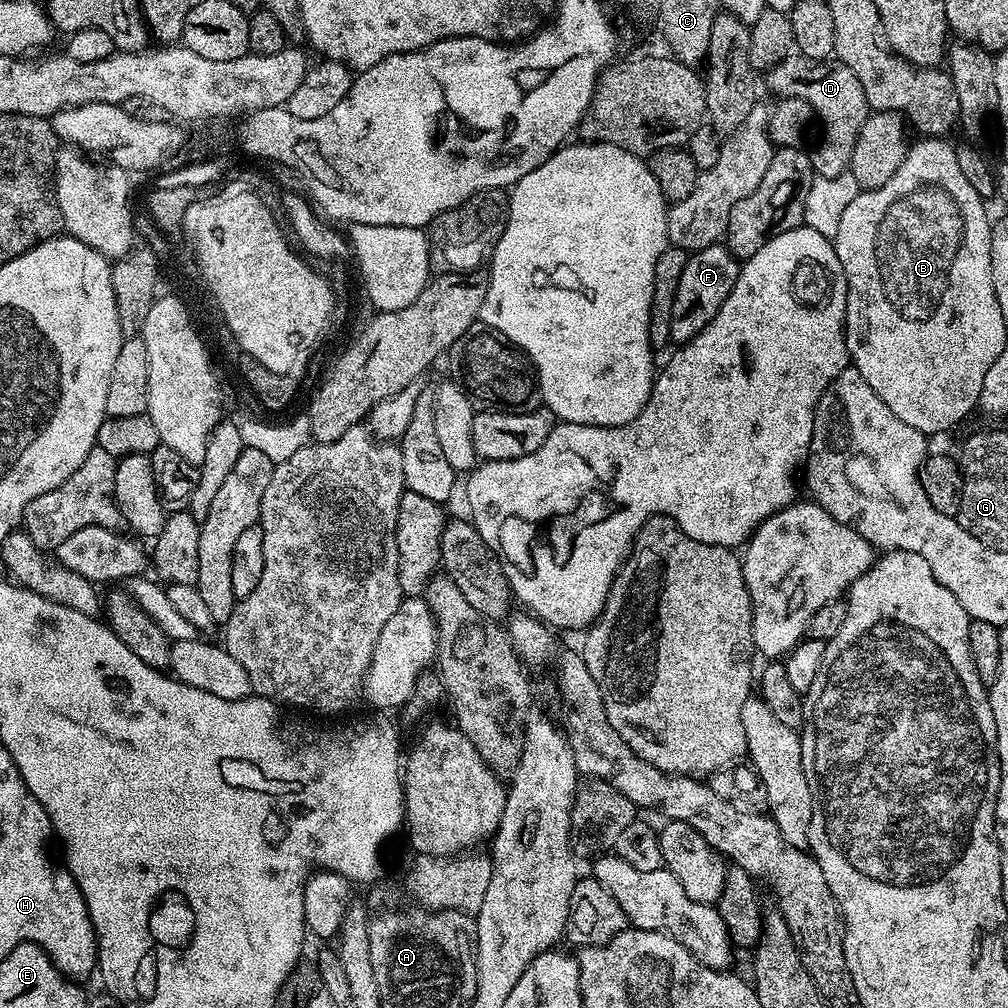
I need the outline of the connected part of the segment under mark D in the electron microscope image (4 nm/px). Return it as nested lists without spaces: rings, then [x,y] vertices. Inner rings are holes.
[[[791,54],[780,64],[767,70],[766,77],[768,77],[769,90],[777,92],[777,97],[793,96],[810,102],[815,119],[818,121],[818,128],[824,131],[816,144],[816,149],[811,149],[810,152],[813,173],[822,178],[838,178],[838,174],[849,171],[848,163],[854,154],[854,142],[858,142],[858,130],[862,130],[866,118],[870,115],[866,94],[862,94],[862,85],[859,84],[858,78],[854,78],[854,70],[831,59],[811,60],[799,54]]]

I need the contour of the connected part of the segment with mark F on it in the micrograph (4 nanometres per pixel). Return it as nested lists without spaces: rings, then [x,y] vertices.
[[[717,242],[699,248],[691,253],[686,262],[686,270],[682,270],[682,278],[678,282],[678,294],[674,294],[674,310],[670,310],[669,341],[679,346],[693,340],[718,314],[722,302],[726,302],[726,294],[734,290],[734,282],[738,282],[741,261],[737,260],[723,243]]]

